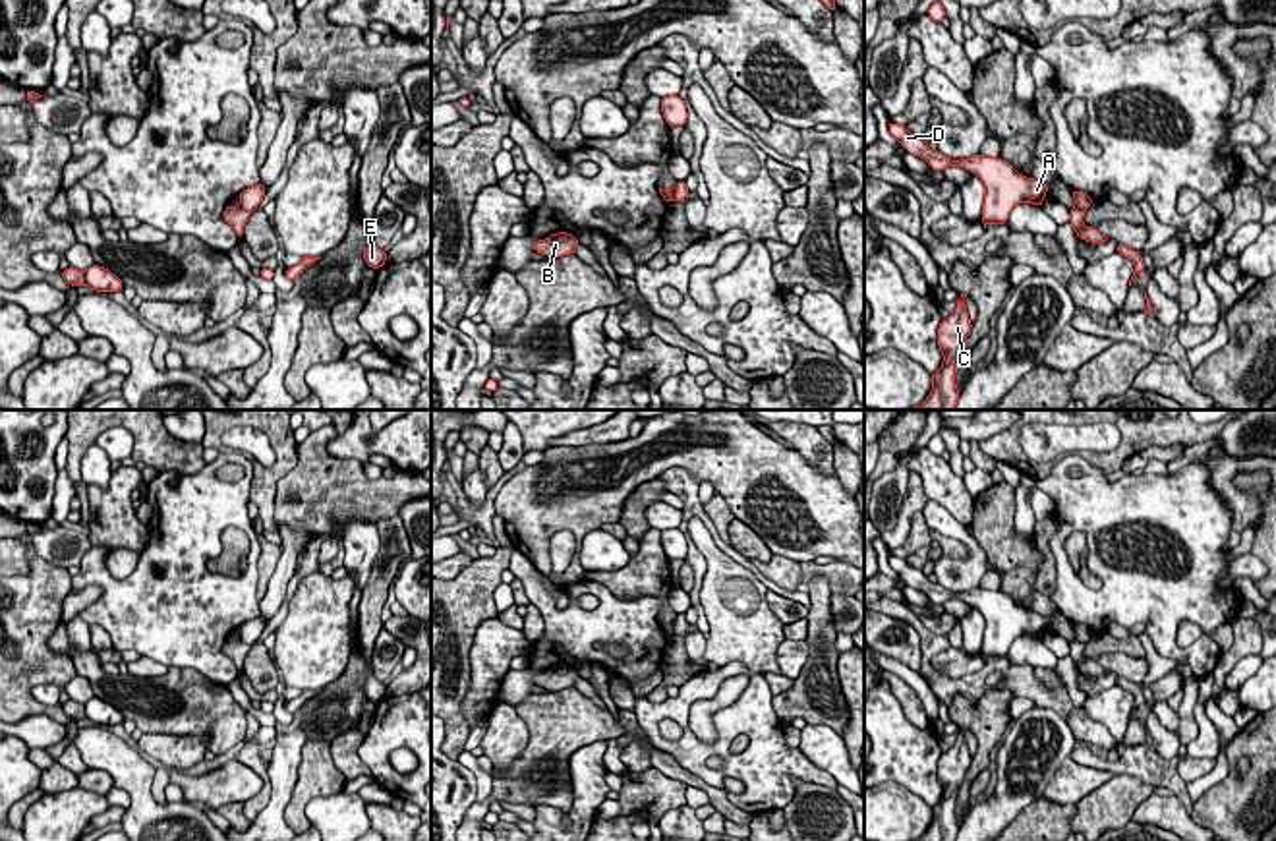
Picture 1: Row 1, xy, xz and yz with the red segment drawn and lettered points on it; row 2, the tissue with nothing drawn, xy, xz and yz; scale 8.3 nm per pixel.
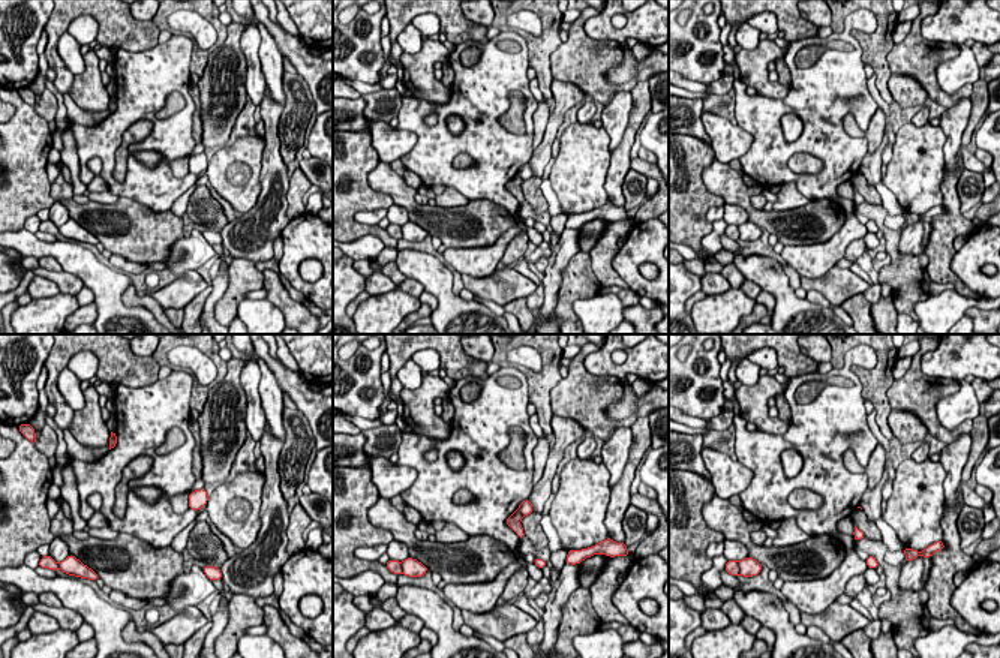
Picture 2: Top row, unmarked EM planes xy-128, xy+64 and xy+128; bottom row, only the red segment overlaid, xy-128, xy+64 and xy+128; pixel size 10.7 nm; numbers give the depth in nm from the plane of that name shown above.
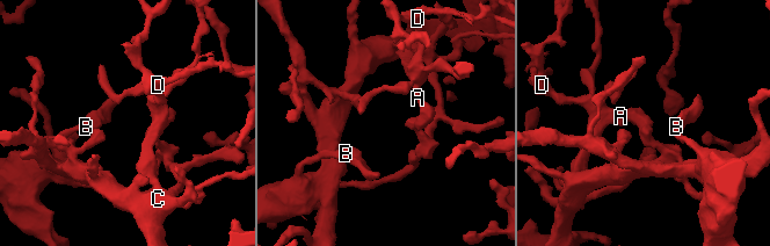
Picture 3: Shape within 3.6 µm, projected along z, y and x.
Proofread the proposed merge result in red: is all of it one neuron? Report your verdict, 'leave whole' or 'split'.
split

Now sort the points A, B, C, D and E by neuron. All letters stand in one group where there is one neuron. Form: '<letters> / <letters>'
A C D E / B

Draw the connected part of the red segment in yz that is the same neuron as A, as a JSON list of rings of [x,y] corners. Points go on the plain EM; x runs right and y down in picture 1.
[[[889,555],[889,566],[905,580],[907,586],[924,592],[932,603],[942,605],[949,599],[961,599],[976,607],[986,624],[982,634],[982,657],[1005,657],[1009,646],[1019,636],[1032,636],[1042,640],[1048,626],[1048,617],[1034,611],[1025,611],[1013,597],[1000,590],[974,588],[961,594],[932,584],[920,568],[913,568],[907,559]]]

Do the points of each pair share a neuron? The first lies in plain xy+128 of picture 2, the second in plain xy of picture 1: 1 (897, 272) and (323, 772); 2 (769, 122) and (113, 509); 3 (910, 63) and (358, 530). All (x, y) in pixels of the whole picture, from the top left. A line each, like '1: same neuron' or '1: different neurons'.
1: same neuron
2: different neurons
3: different neurons

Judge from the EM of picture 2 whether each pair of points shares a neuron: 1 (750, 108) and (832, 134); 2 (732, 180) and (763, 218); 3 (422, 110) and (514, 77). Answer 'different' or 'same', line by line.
1: same
2: same
3: same

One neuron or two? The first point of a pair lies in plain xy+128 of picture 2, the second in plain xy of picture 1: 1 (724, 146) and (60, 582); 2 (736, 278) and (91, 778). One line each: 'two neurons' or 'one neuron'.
1: two neurons
2: two neurons

